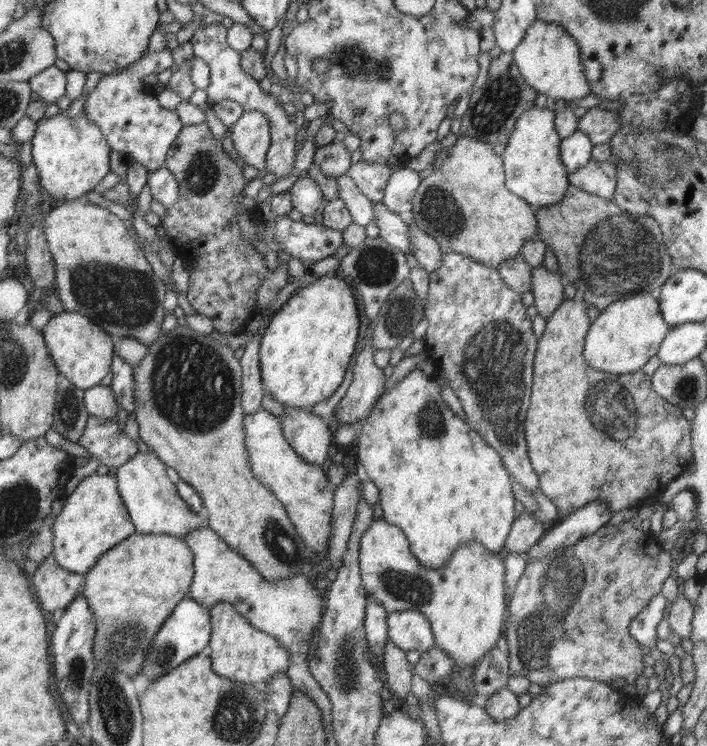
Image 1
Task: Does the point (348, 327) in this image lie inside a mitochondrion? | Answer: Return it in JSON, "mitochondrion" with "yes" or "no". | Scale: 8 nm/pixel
{"mitochondrion":"no"}

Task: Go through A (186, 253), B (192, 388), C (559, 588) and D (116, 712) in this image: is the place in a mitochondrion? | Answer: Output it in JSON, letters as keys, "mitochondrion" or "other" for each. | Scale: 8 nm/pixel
{"A":"other","B":"mitochondrion","C":"mitochondrion","D":"mitochondrion"}

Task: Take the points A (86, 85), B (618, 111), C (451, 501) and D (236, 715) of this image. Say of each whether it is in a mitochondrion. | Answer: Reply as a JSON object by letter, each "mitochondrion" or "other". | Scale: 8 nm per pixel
{"A":"other","B":"other","C":"other","D":"mitochondrion"}

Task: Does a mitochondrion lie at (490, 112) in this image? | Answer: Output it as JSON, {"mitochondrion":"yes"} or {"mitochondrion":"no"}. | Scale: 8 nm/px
{"mitochondrion":"yes"}

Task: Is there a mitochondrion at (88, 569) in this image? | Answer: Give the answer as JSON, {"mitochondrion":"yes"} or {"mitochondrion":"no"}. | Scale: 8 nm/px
{"mitochondrion":"no"}

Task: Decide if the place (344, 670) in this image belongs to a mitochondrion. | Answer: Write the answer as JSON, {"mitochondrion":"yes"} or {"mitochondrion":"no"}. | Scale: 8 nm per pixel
{"mitochondrion":"yes"}

